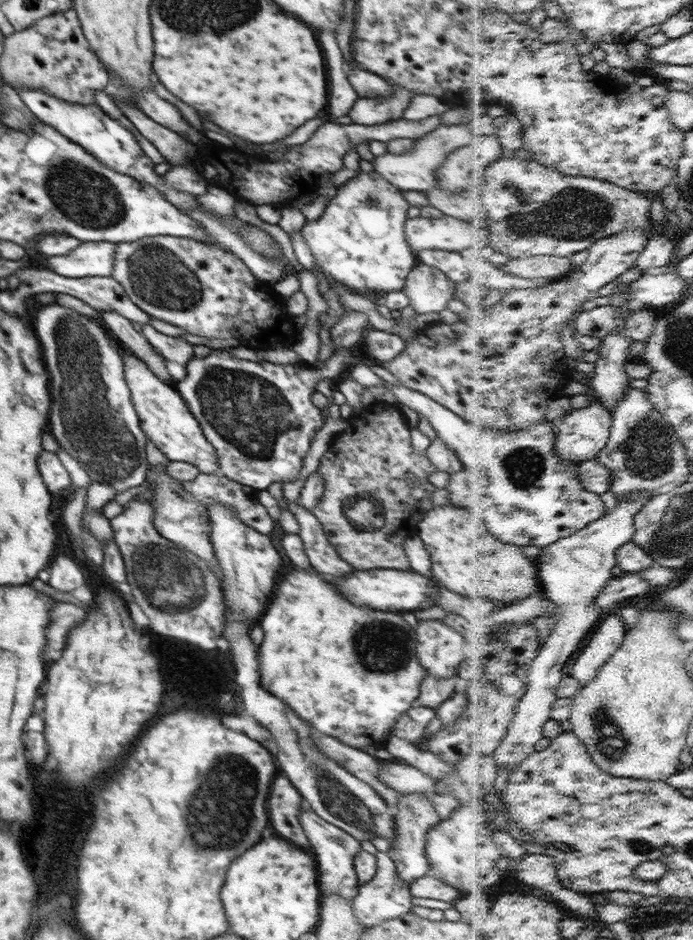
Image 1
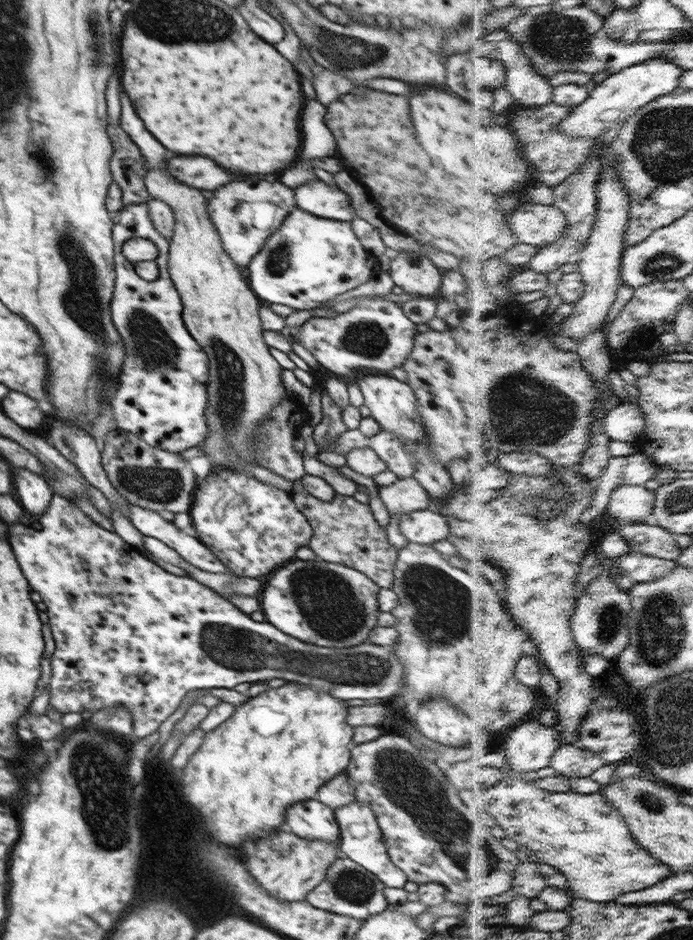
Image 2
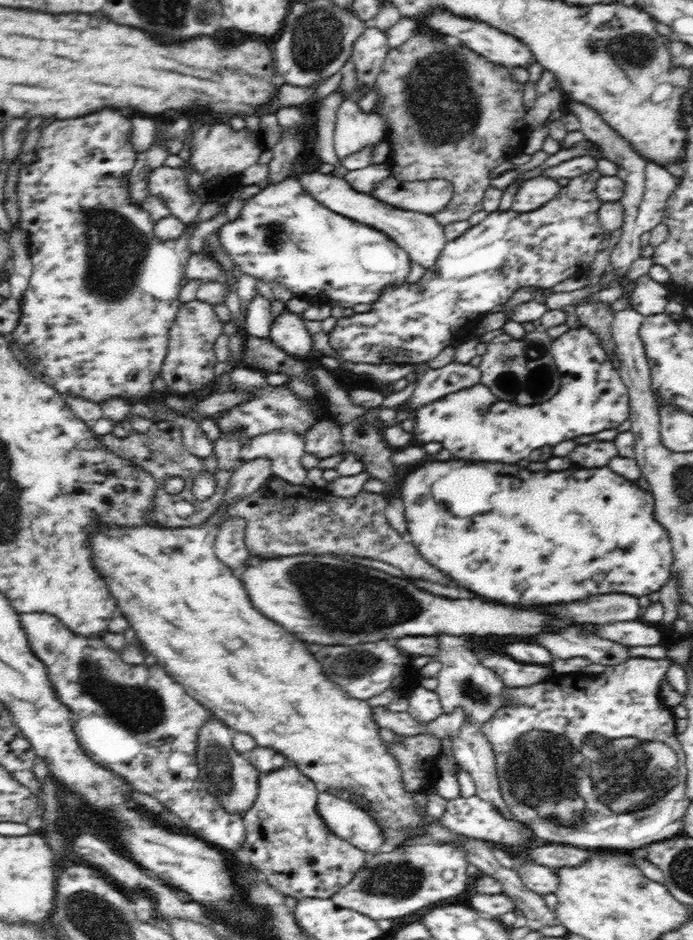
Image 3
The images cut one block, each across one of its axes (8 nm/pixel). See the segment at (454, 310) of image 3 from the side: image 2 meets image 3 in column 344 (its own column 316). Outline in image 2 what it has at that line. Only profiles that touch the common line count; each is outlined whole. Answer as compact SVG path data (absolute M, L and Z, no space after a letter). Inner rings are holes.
M375 297L360 300L357 306L347 312L340 313L338 316L310 318L301 326L298 338L299 343L316 358L319 364L334 375L350 382L356 380L356 376L366 376L366 374L386 372L390 375L394 368L403 366L415 345L415 336L418 333L416 325L409 318L406 318L404 311L395 302Z

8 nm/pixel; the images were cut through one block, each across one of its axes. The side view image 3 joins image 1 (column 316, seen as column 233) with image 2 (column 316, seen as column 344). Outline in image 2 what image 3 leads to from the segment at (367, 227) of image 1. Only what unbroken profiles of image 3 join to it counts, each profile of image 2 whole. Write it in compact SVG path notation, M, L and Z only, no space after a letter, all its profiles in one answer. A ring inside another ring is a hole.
M295 208L247 266L253 293L263 304L281 304L293 311L311 310L368 282L381 271L379 261L361 245L352 225Z

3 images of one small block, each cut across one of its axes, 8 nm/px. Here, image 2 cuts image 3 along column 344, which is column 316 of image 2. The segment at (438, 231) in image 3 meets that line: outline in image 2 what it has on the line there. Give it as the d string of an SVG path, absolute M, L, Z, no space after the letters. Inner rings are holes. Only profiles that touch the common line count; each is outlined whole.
M320 179L306 182L294 192L297 208L316 217L346 222L357 217L356 211L350 206L348 196L338 187L332 187Z

